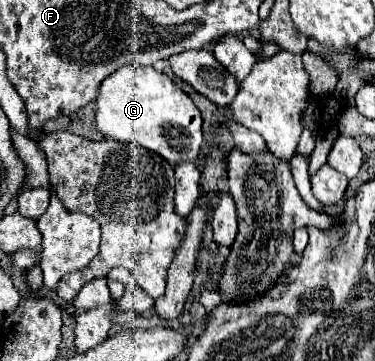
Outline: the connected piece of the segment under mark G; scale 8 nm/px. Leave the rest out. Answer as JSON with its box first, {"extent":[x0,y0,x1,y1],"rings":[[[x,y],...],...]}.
{"extent":[96,63,202,167],"rings":[[[130,63],[110,75],[96,99],[96,129],[116,141],[138,143],[164,157],[172,167],[180,161],[196,163],[202,149],[202,115],[192,99],[154,67]]]}

